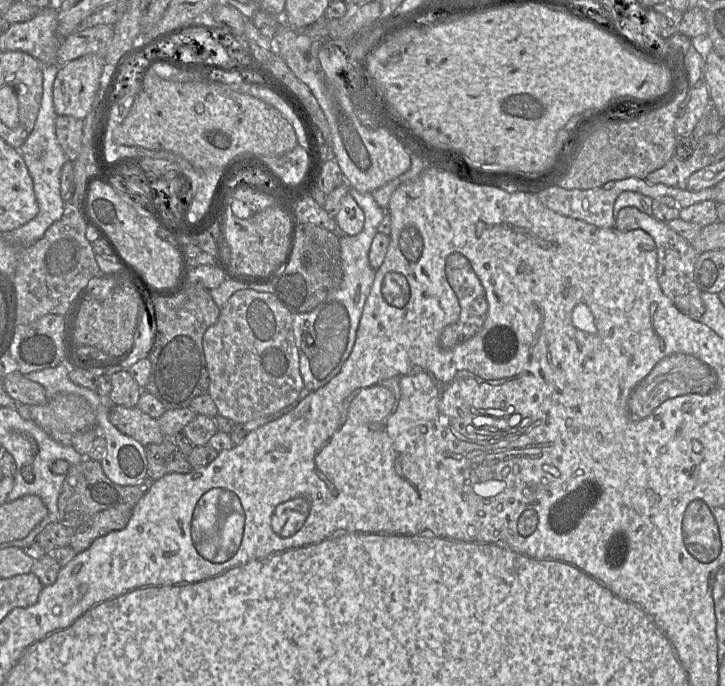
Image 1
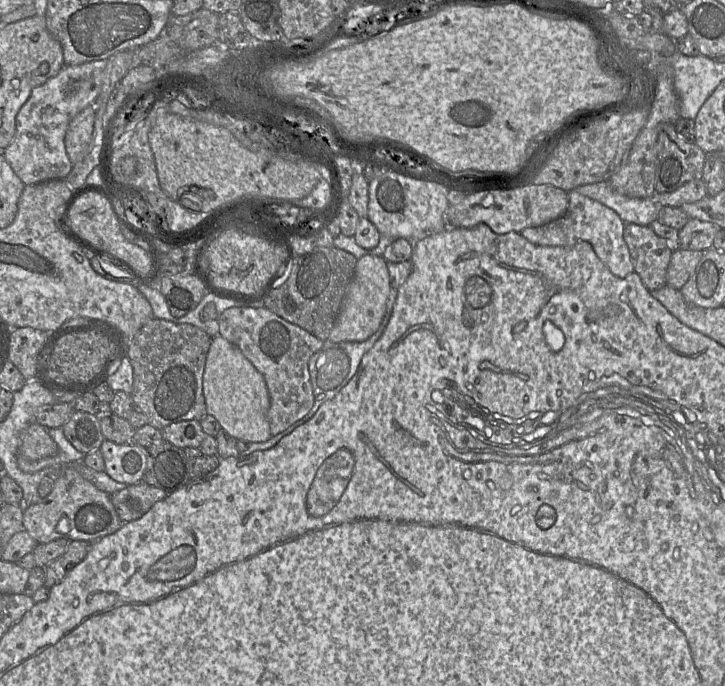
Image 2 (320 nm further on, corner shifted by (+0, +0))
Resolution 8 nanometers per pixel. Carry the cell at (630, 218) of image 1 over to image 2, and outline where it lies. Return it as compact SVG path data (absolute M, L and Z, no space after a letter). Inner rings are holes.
M626 223L623 232L634 271L649 291L667 285L667 268L673 253L668 241L658 236L650 226Z

